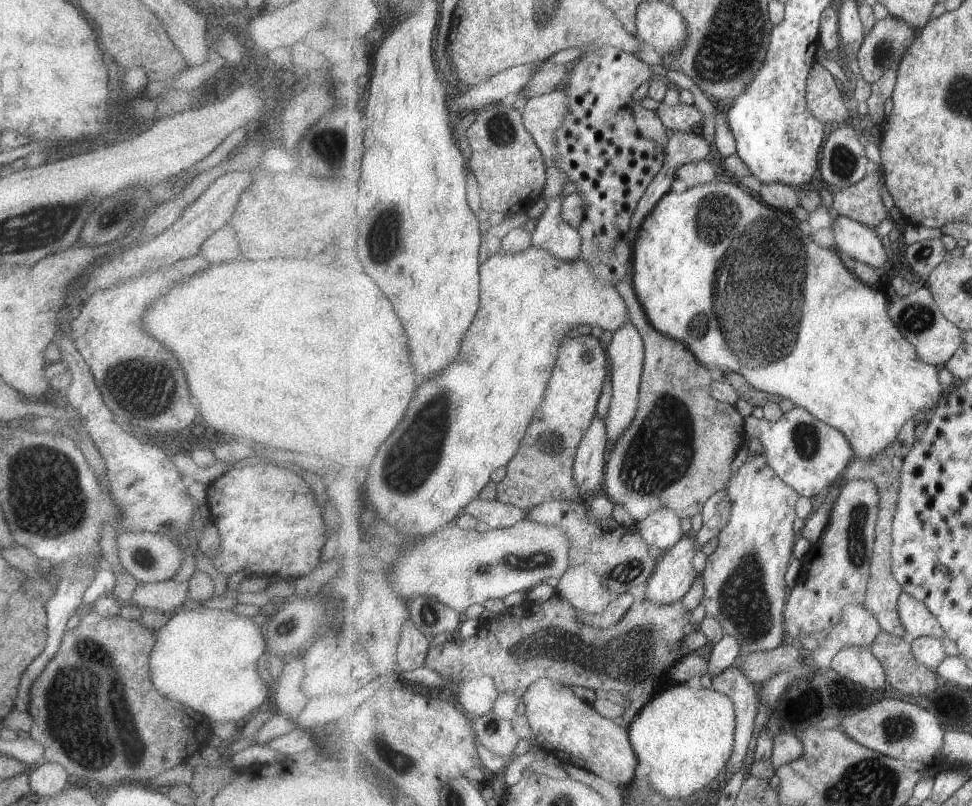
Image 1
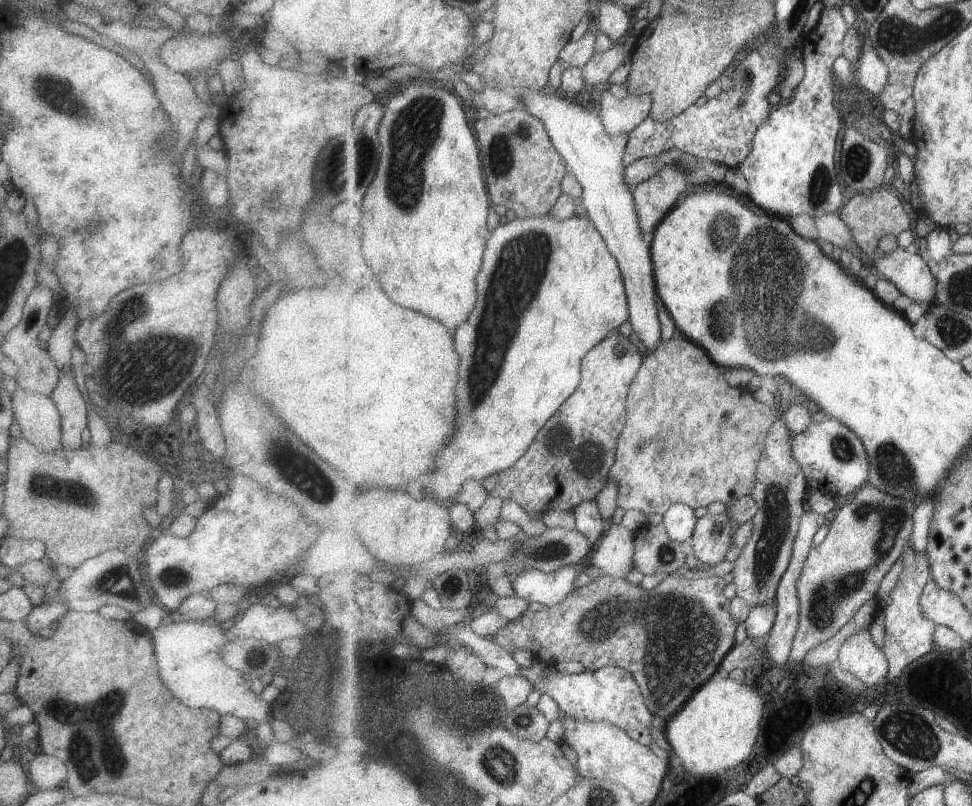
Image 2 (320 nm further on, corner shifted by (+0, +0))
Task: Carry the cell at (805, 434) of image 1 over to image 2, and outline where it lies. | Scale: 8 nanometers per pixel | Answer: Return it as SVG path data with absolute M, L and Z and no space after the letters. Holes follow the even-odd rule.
M833 417L829 420L826 419L823 422L819 422L819 424L812 423L805 432L794 435L793 452L801 468L803 468L808 482L813 482L813 480L815 480L818 483L819 490L824 494L847 496L851 494L851 492L856 493L857 490L860 490L868 483L870 472L869 456L865 444L851 428L848 428L844 423L839 422L839 420Z

